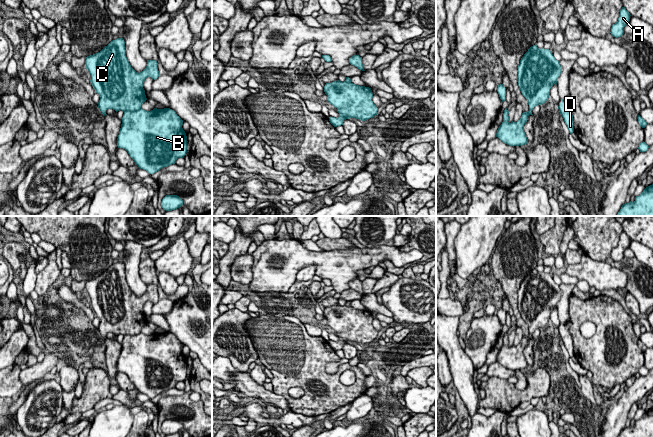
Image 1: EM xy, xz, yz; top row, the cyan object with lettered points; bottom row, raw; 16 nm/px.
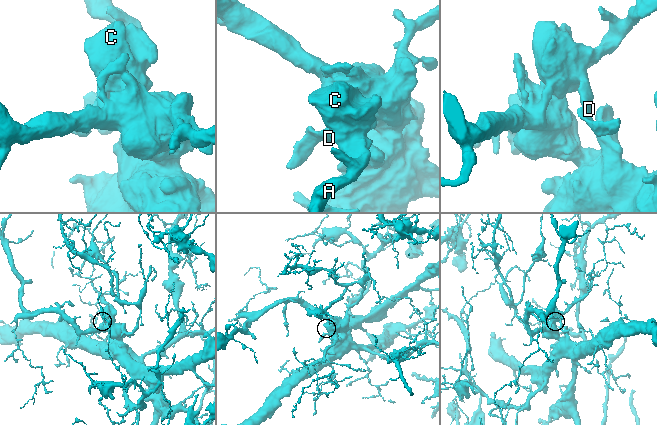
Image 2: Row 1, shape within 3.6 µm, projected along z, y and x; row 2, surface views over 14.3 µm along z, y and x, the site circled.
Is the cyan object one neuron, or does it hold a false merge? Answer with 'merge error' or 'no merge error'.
no merge error

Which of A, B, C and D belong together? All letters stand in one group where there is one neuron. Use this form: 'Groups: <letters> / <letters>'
Groups: A B C D

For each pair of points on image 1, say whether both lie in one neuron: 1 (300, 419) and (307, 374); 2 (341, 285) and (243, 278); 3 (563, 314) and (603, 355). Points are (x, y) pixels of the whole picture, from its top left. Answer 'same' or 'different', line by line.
1: different
2: different
3: different

